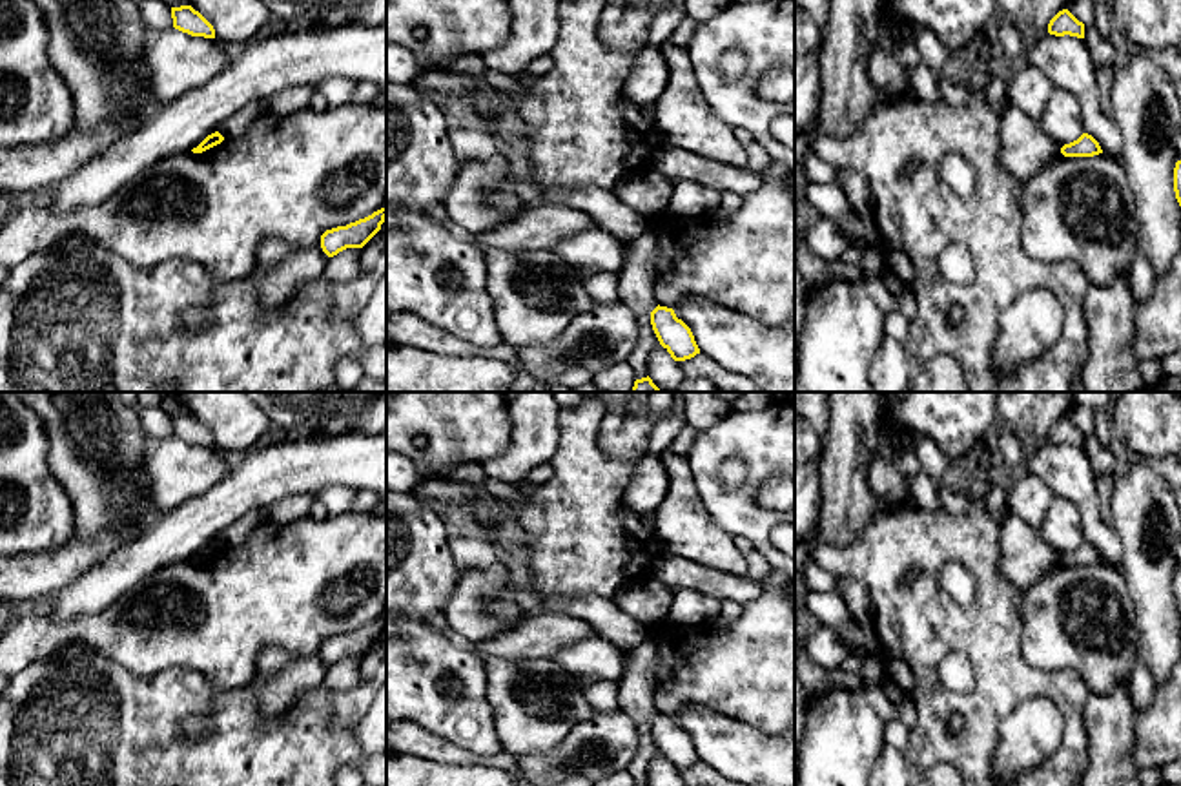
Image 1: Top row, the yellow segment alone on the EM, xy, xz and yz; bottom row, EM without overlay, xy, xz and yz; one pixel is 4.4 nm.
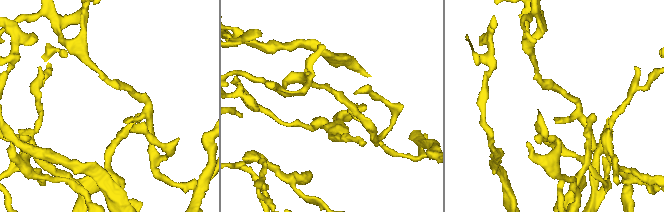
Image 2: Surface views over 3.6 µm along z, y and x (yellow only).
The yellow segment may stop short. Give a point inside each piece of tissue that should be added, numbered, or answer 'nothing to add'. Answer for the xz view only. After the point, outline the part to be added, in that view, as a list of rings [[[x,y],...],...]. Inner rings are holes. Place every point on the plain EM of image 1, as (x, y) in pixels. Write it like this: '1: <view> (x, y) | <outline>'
nothing to add

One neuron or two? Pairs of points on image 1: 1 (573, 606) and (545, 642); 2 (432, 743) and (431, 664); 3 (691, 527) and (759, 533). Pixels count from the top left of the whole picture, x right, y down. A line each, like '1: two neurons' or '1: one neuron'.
1: two neurons
2: two neurons
3: two neurons

